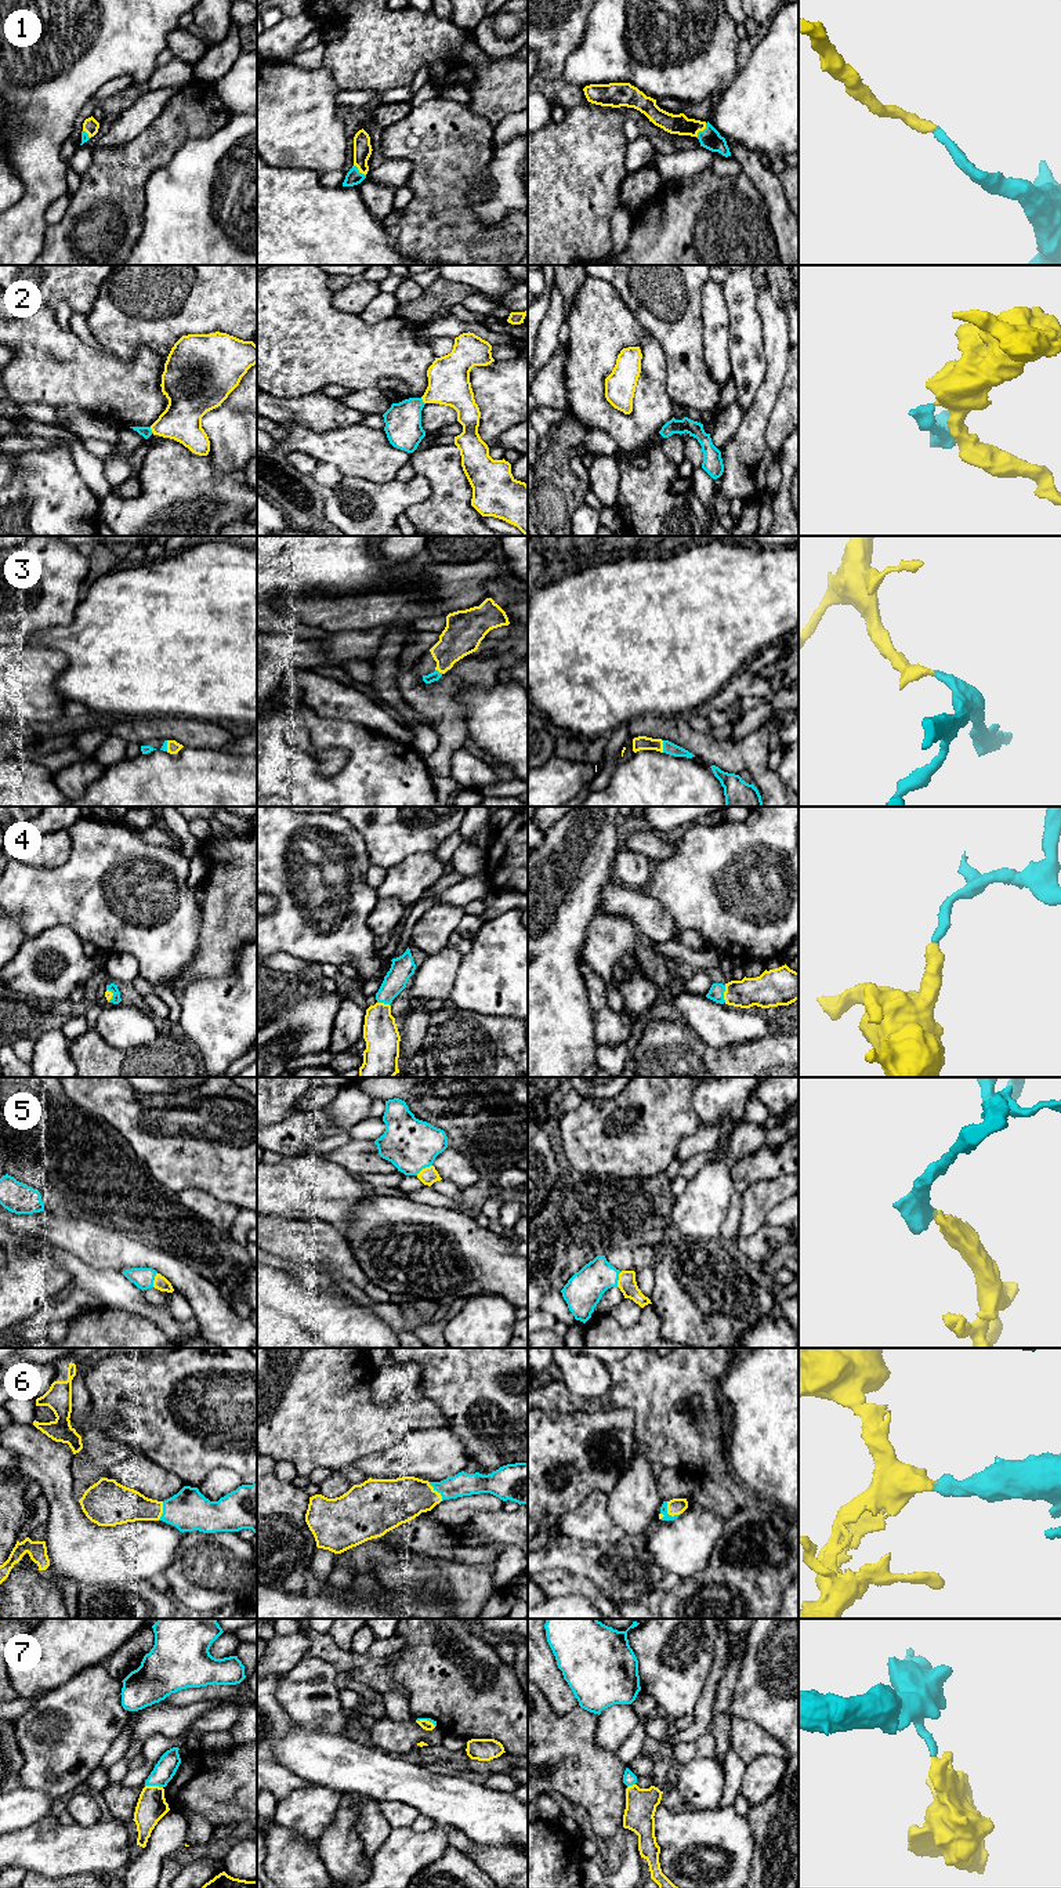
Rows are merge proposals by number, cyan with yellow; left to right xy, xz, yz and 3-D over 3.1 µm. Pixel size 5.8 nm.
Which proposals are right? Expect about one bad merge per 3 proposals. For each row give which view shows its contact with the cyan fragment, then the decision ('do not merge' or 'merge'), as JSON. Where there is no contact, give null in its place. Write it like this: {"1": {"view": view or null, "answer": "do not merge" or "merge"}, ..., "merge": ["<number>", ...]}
{"1": {"view": "yz", "answer": "merge"}, "2": {"view": "xy", "answer": "do not merge"}, "3": {"view": "yz", "answer": "merge"}, "4": {"view": "yz", "answer": "merge"}, "5": {"view": "xz", "answer": "merge"}, "6": {"view": "yz", "answer": "merge"}, "7": {"view": "xy", "answer": "do not merge"}, "merge": ["1", "3", "4", "5", "6"]}

